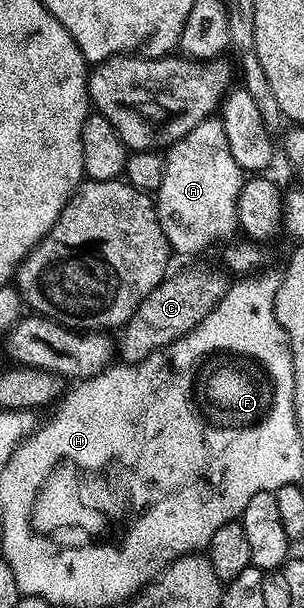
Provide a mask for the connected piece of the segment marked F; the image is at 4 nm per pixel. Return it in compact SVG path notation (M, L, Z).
M208 349L199 357L199 397L201 397L201 411L209 419L201 419L203 427L215 431L247 431L264 424L272 414L273 404L277 396L277 385L273 380L273 373L261 357L253 353L241 352L240 349Z

